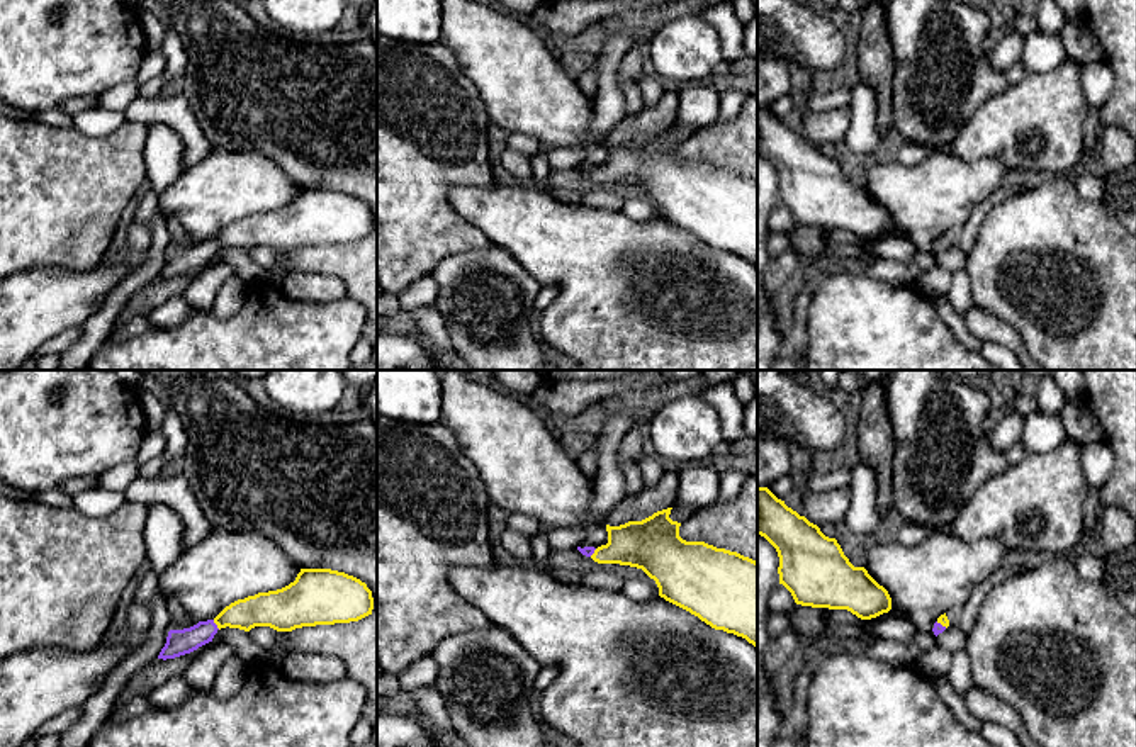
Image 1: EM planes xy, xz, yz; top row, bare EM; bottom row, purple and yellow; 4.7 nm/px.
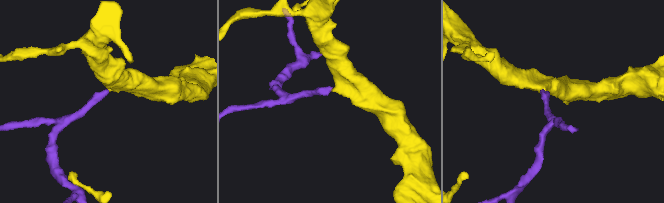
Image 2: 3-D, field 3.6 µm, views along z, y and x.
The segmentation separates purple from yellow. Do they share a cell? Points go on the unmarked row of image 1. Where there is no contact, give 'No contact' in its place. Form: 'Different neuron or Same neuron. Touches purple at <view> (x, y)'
Same neuron. Touches purple at xy (216, 245)

